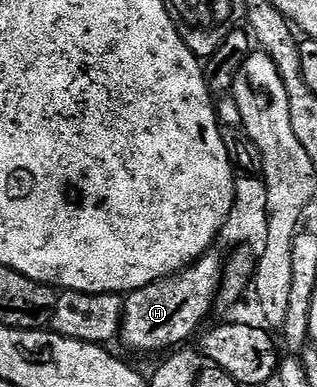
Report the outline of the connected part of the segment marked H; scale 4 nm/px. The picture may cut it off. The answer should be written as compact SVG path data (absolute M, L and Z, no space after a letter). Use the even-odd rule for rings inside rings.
M209 252L191 268L165 280L156 282L124 298L124 318L120 322L119 341L125 342L140 354L156 354L159 350L180 348L204 321L218 302L220 278L224 274L224 262Z

